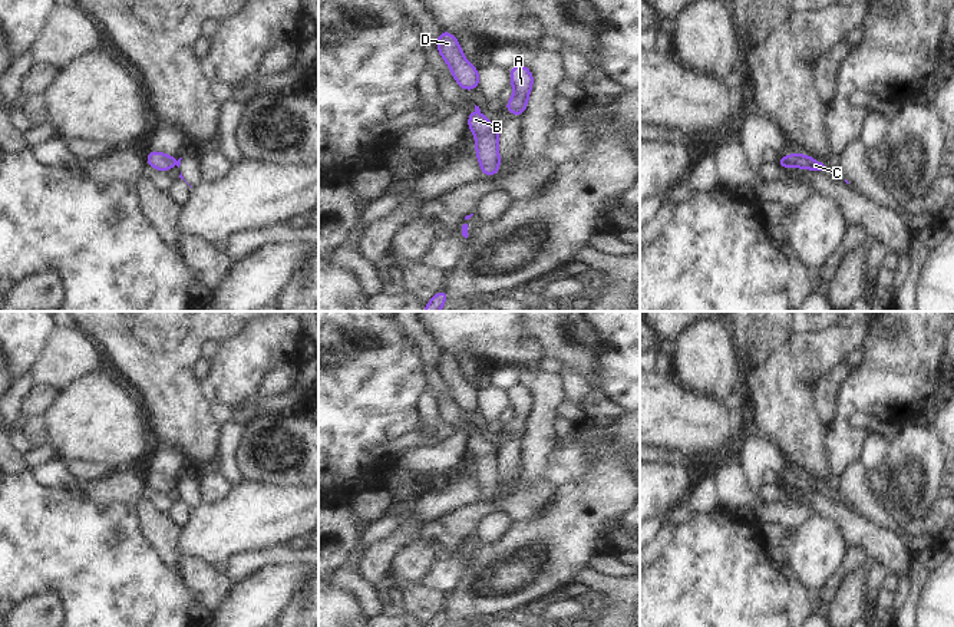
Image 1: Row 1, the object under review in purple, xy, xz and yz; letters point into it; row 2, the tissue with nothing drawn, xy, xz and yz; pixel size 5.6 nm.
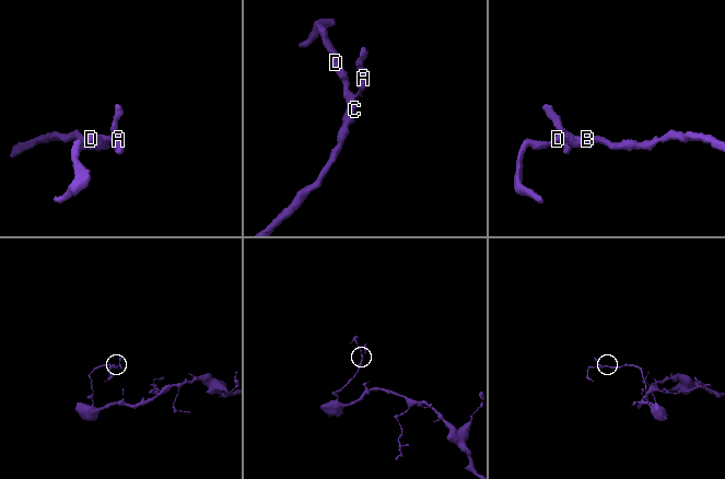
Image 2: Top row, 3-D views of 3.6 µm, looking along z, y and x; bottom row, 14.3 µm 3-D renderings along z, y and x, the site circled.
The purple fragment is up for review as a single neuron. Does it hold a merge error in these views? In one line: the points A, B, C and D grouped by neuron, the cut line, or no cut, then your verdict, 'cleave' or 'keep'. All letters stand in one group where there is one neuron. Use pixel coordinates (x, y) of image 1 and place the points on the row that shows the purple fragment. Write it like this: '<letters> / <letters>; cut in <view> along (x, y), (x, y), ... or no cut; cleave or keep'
A / B C D; cut in yz along (776, 162), (785, 168); cleave

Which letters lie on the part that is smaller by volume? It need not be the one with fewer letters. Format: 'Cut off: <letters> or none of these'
Cut off: A.

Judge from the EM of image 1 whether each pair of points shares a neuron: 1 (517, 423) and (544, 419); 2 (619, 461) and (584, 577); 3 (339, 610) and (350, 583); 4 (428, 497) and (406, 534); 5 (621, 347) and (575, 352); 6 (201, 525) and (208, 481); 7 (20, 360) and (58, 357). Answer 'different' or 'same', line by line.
1: different
2: different
3: different
4: different
5: different
6: different
7: different

